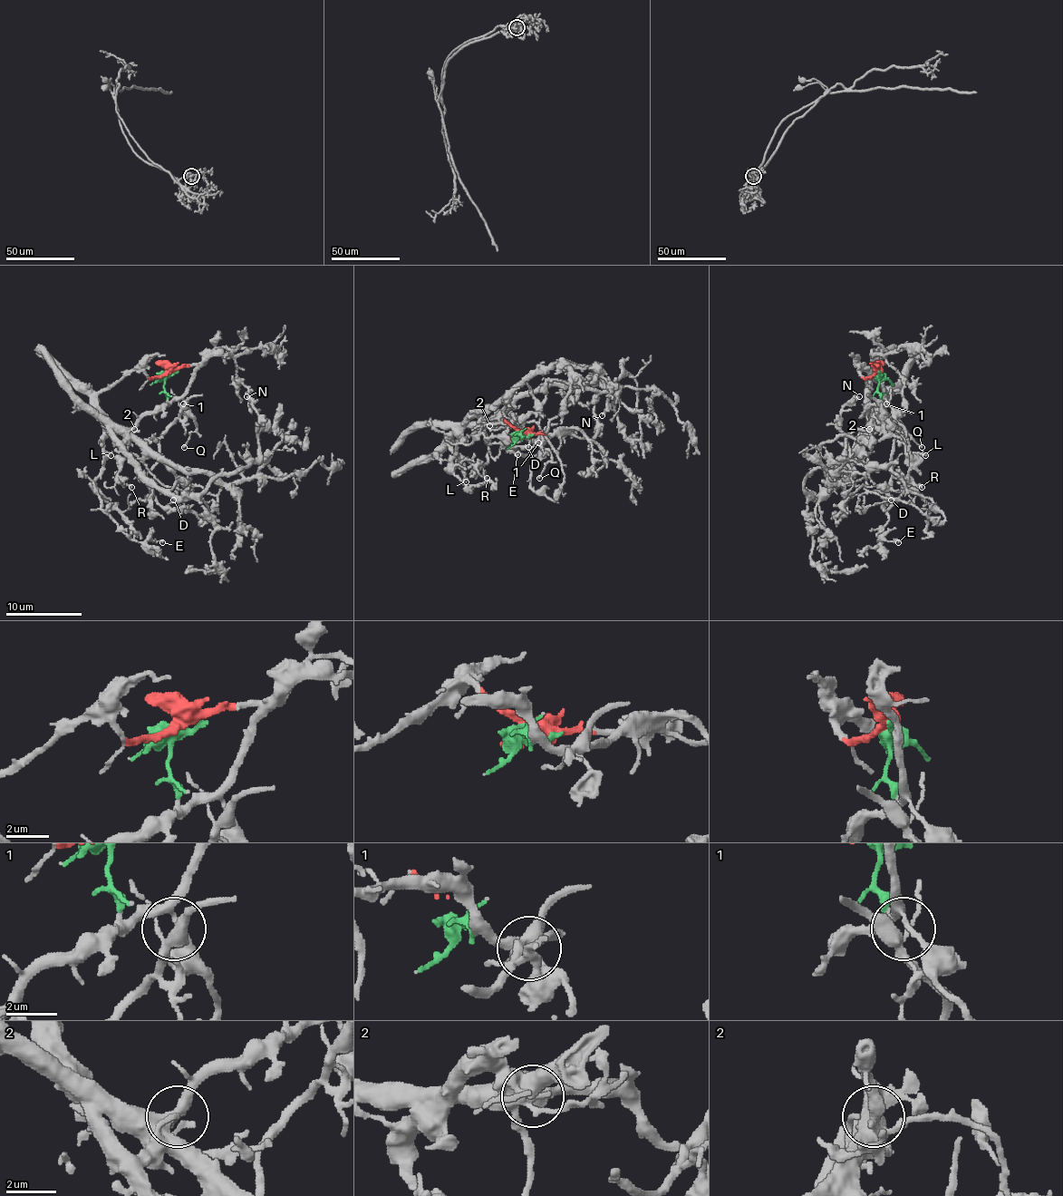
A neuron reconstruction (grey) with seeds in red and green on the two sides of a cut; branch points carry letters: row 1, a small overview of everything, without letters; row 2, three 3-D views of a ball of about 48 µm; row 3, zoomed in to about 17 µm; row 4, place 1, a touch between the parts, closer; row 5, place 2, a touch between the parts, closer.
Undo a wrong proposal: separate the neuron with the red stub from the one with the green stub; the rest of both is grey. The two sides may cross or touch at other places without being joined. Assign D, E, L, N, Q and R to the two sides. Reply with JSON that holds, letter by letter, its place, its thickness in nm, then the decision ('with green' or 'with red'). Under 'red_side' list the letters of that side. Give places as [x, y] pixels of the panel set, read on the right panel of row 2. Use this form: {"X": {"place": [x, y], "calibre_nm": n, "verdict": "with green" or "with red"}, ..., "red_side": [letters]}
{"D": {"place": [891, 500], "calibre_nm": 140, "verdict": "with red"}, "E": {"place": [898, 542], "calibre_nm": 180, "verdict": "with red"}, "L": {"place": [925, 455], "calibre_nm": 240, "verdict": "with red"}, "N": {"place": [859, 396], "calibre_nm": 280, "verdict": "with red"}, "Q": {"place": [922, 447], "calibre_nm": 120, "verdict": "with green"}, "R": {"place": [922, 487], "calibre_nm": 220, "verdict": "with green"}, "red_side": ["D", "E", "L", "N"]}

